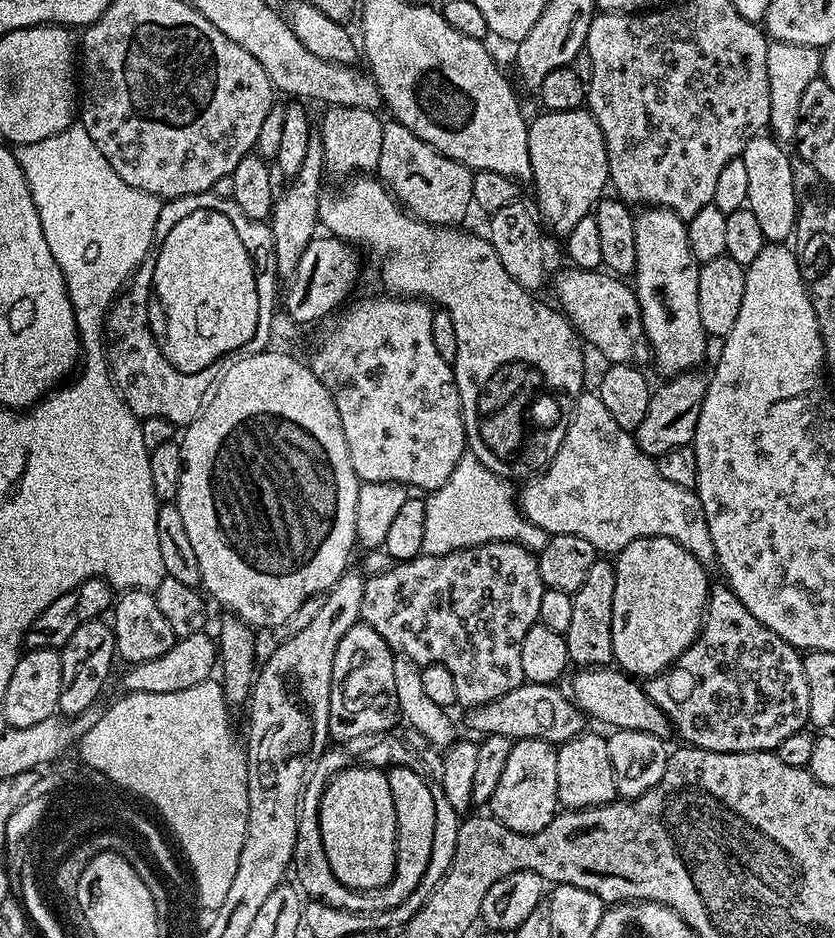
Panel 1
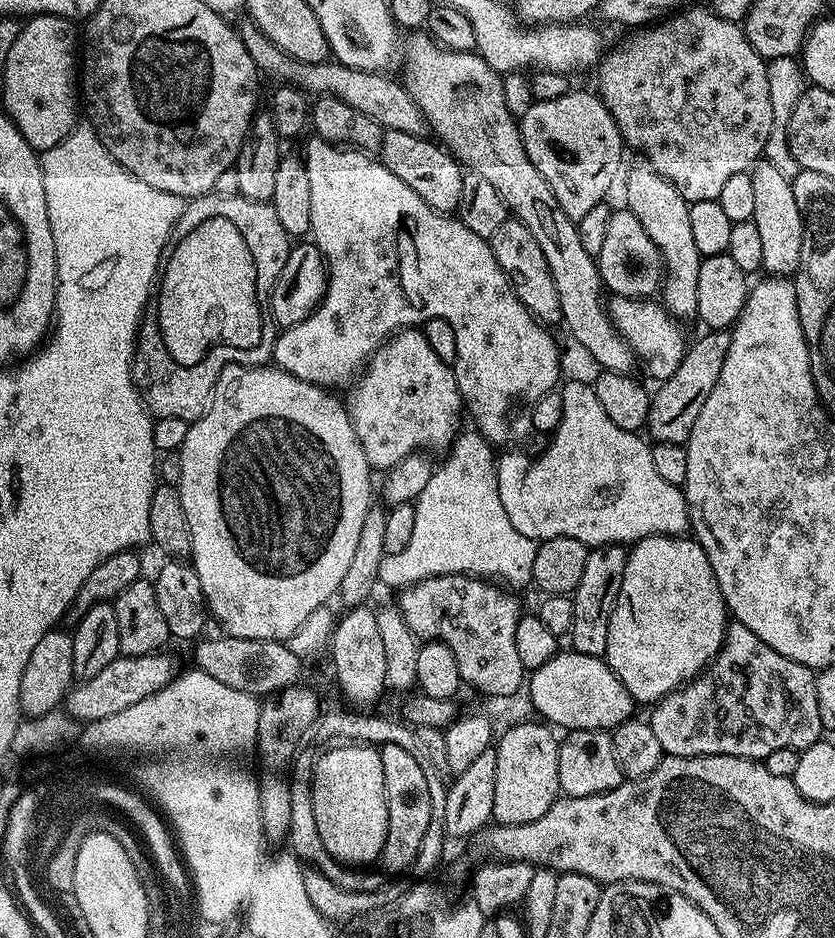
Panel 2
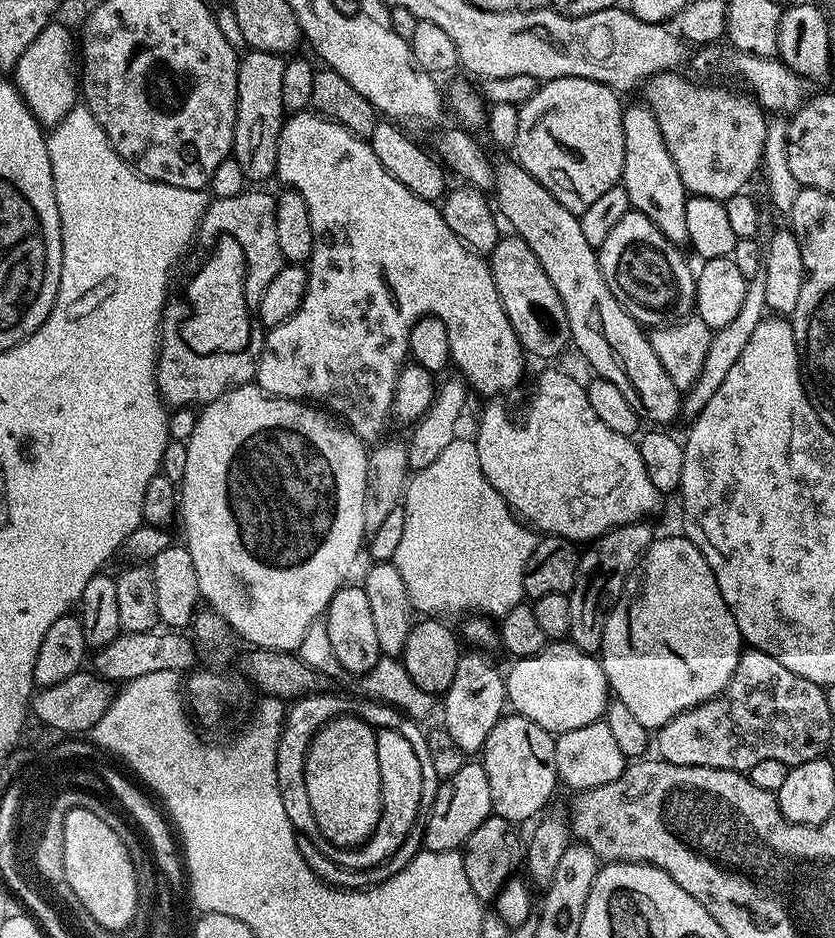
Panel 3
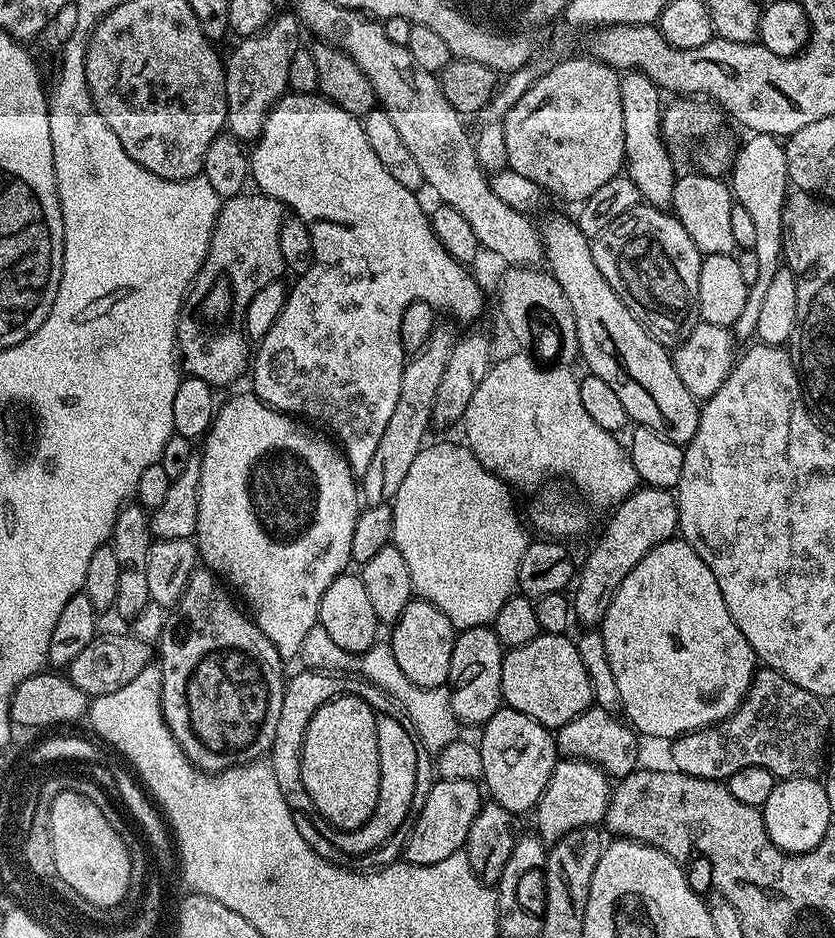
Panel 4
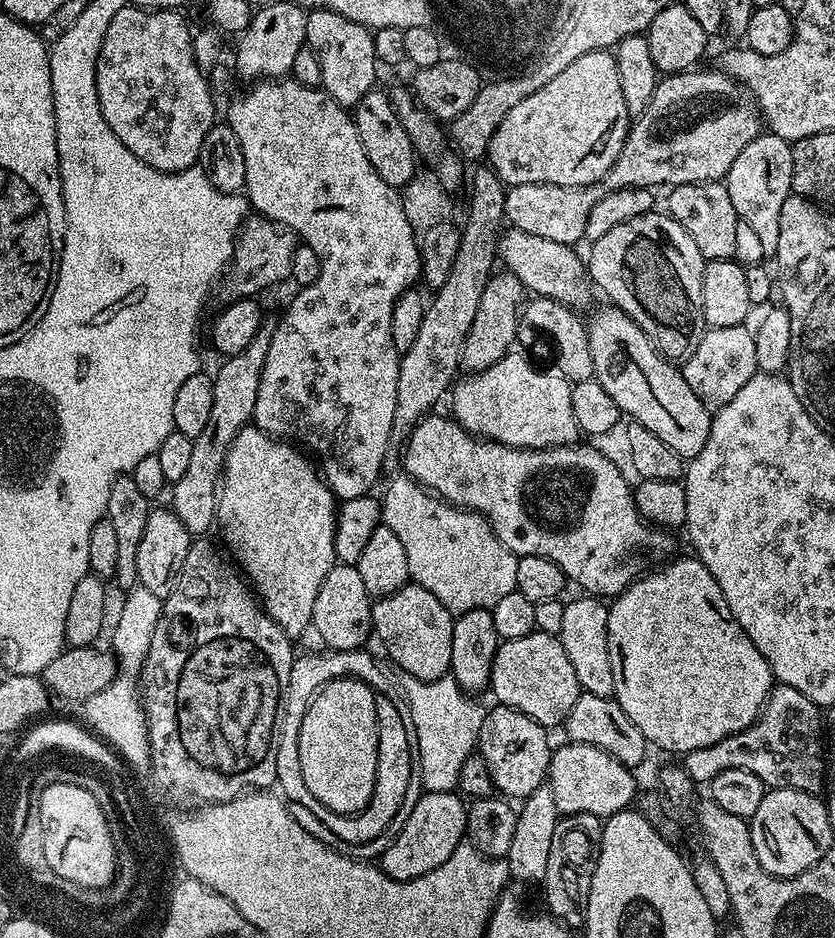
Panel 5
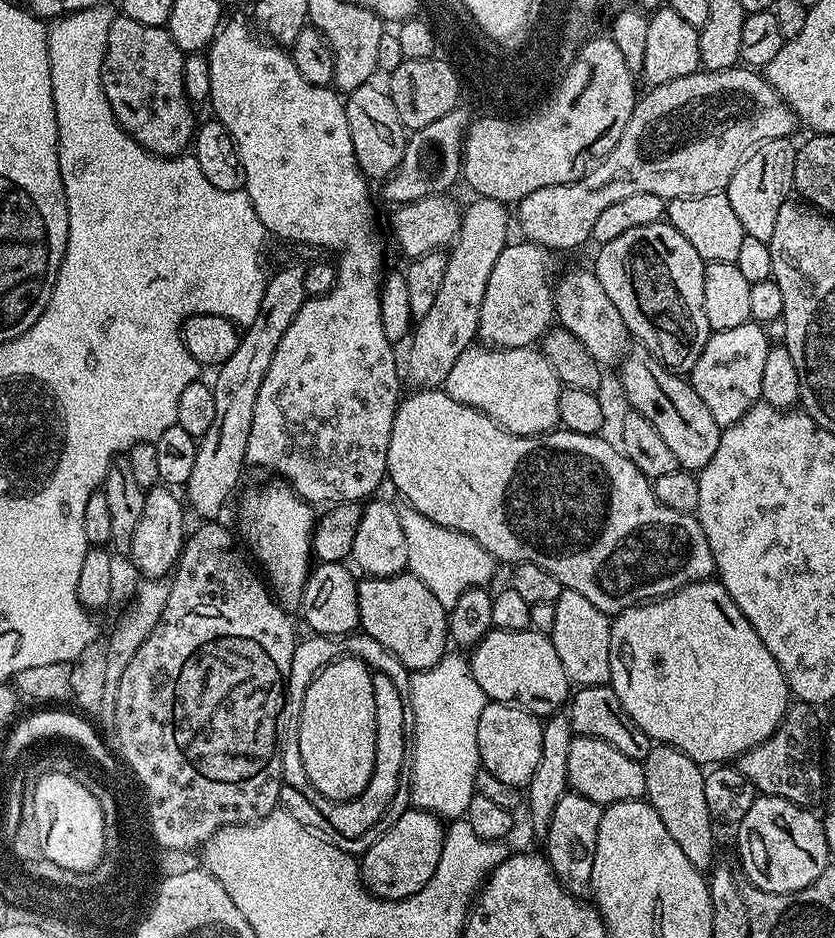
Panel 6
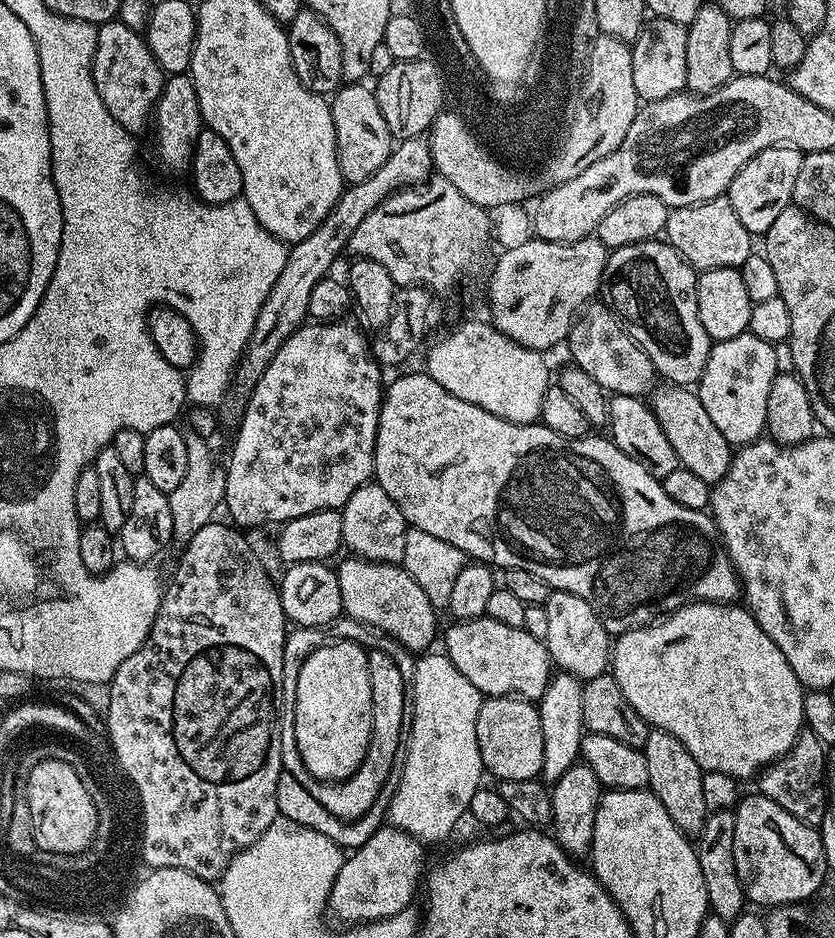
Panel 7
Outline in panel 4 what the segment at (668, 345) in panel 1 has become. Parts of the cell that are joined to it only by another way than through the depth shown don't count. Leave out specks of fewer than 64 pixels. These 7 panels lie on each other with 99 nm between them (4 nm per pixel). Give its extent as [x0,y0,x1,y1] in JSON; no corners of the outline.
[620,70,678,209]

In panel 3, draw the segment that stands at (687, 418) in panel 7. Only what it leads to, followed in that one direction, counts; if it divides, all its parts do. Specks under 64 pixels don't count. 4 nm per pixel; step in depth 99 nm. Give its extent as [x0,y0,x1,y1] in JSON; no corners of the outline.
[494,163,682,426]

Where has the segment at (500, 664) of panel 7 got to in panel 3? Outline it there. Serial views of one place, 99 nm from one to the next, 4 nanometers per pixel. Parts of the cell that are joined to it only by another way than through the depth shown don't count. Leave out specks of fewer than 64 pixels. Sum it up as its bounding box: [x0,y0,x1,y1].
[506,642,610,734]

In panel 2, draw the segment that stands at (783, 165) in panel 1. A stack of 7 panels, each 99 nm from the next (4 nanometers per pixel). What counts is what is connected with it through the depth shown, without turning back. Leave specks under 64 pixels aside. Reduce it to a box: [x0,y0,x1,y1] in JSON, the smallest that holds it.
[750,159,804,278]

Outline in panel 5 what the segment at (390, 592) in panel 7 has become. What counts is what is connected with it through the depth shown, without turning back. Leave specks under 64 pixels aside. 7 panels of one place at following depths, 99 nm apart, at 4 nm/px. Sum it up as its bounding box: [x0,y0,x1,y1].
[372,582,453,680]

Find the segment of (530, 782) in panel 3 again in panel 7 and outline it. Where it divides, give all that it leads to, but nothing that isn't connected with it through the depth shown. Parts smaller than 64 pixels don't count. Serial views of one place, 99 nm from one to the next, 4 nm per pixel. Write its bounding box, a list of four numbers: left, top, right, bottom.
[478,696,542,780]

